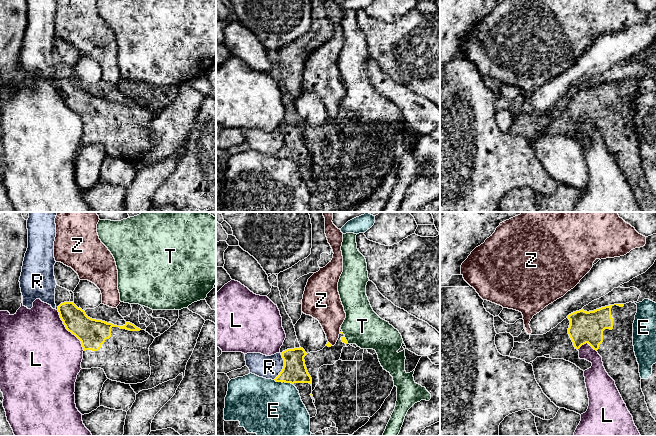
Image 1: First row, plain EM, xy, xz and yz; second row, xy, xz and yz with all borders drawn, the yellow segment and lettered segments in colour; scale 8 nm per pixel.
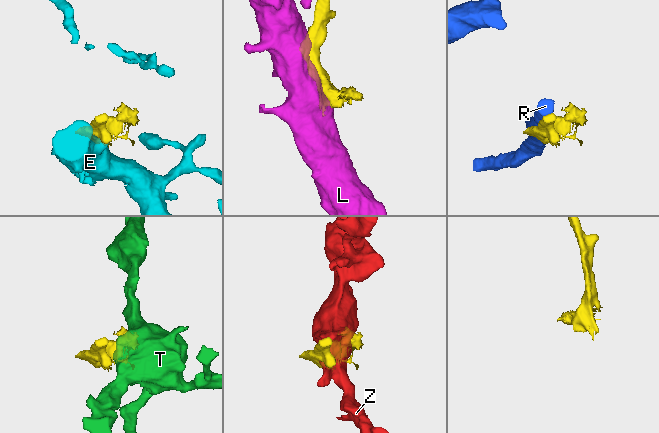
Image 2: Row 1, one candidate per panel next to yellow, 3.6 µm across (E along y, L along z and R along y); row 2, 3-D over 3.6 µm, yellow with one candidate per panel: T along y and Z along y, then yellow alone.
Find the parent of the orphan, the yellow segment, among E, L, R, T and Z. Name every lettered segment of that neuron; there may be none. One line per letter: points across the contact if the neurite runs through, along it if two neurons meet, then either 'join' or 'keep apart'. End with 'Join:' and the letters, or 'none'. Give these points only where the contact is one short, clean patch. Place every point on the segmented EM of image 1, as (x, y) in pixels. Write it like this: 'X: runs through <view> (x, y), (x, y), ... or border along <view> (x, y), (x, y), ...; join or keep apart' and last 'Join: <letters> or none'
E: keep apart
L: keep apart
R: keep apart
T: keep apart
Z: keep apart
Join: none

